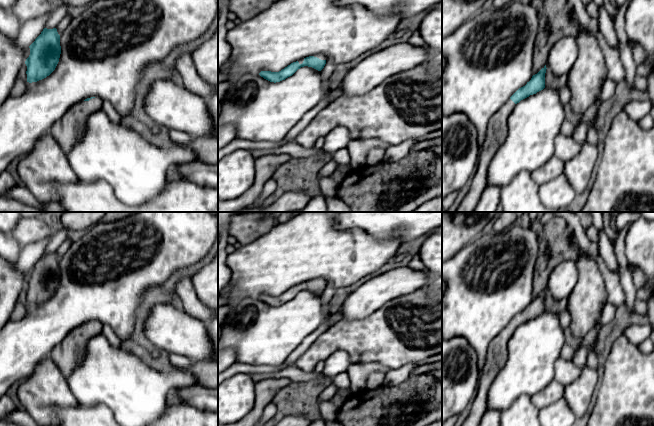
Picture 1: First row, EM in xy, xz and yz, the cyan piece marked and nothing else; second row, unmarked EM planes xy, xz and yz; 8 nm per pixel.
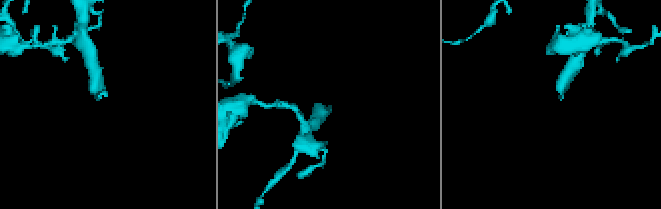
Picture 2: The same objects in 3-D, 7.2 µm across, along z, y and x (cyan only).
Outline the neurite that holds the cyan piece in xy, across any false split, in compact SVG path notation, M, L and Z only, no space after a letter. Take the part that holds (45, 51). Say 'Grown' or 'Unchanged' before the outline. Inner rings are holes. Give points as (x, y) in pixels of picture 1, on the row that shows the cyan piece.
Unchanged. M44 28L29 46L30 55L26 59L27 82L37 82L49 76L56 68L60 54L60 35L56 28Z

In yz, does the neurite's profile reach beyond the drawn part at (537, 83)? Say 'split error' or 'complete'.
split error

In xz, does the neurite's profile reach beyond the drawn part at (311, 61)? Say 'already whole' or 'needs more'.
needs more

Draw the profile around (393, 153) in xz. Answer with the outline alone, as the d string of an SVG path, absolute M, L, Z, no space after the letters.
M409 138L397 145L390 145L385 150L385 155L383 158L383 163L393 163L397 160L405 157L410 151L411 148L417 143L416 138Z

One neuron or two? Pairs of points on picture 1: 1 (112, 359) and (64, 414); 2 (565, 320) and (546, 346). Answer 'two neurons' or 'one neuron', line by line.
1: two neurons
2: two neurons

